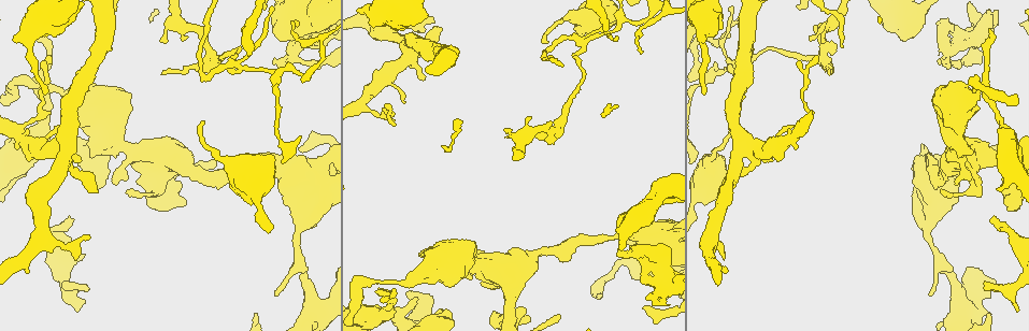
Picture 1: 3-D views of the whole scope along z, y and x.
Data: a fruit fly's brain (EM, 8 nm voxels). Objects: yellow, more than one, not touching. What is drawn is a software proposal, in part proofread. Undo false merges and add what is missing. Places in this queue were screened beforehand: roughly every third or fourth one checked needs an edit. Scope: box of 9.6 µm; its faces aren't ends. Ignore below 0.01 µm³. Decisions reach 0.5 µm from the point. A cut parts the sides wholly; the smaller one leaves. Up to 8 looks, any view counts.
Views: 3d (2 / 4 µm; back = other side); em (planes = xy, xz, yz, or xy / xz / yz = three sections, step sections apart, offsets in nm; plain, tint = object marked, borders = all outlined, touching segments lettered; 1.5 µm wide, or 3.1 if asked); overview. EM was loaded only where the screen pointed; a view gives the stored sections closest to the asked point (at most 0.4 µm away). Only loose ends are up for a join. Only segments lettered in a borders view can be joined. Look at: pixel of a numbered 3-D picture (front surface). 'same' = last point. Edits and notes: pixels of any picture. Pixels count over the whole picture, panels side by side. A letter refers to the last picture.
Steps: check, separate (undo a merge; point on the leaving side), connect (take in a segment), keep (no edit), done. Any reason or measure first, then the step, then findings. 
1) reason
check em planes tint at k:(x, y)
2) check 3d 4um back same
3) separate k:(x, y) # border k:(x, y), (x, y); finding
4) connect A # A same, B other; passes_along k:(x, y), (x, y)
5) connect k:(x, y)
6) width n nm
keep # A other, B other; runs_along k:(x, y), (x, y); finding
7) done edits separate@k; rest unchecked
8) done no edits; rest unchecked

branch stops here
check em planes borders at 1:(991, 314)

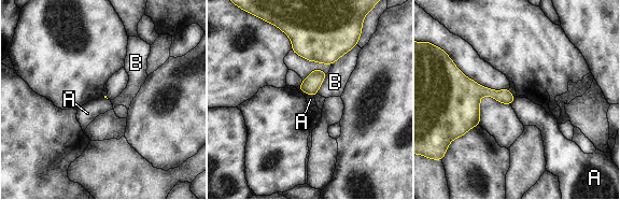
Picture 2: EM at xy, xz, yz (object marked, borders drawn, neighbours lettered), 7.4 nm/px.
keep # A other, B other; border 2:(298, 88), (313, 97); none of them fits

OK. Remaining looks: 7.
tapers out
check em yz step 8 plain at 1:(276, 295)

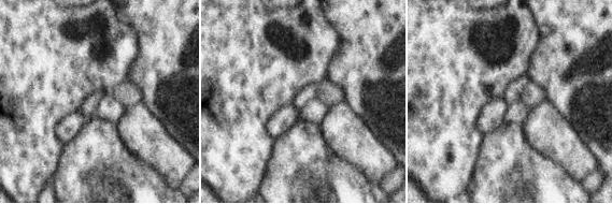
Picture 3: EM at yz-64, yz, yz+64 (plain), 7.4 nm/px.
what lies round it
check em yz step 8 borders same

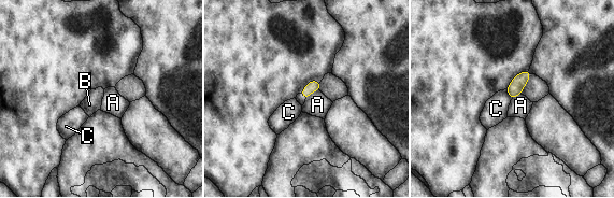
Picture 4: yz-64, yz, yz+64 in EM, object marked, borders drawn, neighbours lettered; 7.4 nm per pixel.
connect B # A other, B same, C other; passes_along 4:(313, 85), (303, 96), (300, 98); the neuron continues

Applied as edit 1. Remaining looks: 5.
redraw
check overview

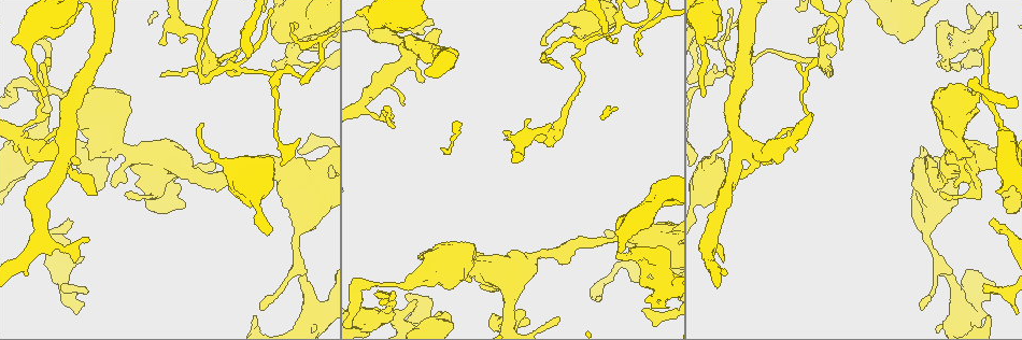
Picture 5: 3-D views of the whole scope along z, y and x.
abrupt turn
check 3d 2um at 5:(580, 49)

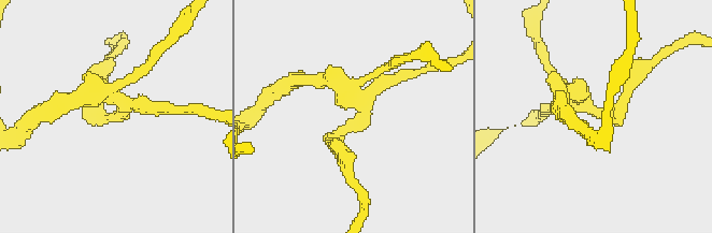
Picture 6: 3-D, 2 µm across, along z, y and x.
arms 4
check em planes tint at 6:(363, 107)

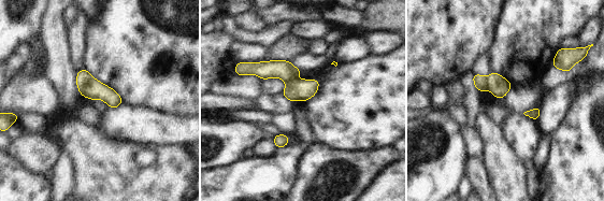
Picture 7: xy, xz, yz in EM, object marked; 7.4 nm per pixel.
check em planes borders same

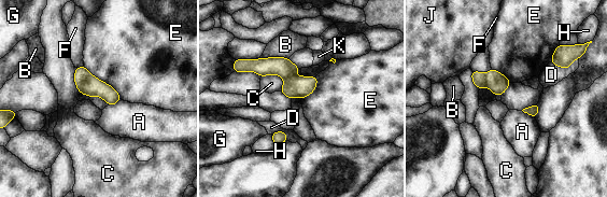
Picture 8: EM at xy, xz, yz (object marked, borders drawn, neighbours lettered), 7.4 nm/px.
longest_contact E 380 nm
separate 8:(479, 80) # A other, B other, C other, D other, E other, F other, G other, H other, J other, K other; border 8:(484, 74), (486, 85); two neurons meet here

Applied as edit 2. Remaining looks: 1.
done edits connect@4, separate@8; rest unchecked

